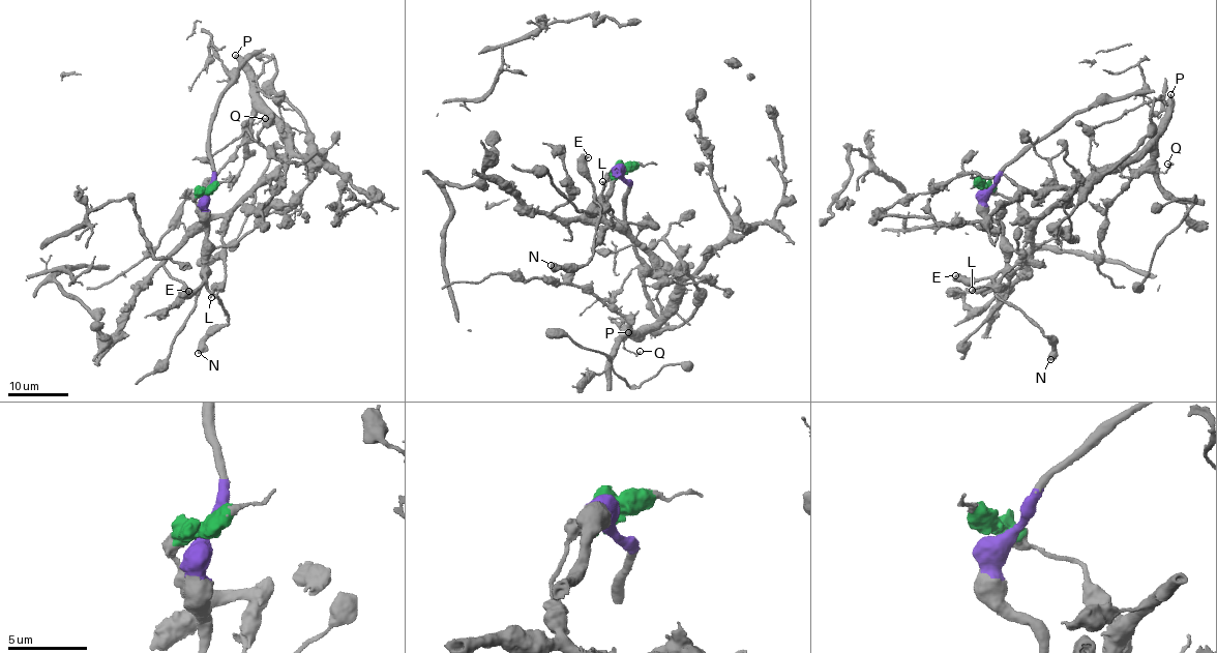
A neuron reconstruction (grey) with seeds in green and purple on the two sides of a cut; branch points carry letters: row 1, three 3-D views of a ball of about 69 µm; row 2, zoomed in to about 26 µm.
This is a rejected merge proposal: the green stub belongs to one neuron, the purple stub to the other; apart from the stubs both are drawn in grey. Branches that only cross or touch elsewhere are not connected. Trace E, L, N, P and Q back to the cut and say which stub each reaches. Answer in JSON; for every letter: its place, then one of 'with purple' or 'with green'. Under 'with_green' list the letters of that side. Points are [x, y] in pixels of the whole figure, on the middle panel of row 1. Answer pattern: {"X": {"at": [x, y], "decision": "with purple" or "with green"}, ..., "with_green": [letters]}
{"E": {"at": [588, 157], "decision": "with purple"}, "L": {"at": [602, 181], "decision": "with green"}, "N": {"at": [551, 265], "decision": "with purple"}, "P": {"at": [628, 332], "decision": "with green"}, "Q": {"at": [640, 351], "decision": "with green"}, "with_green": ["L", "P", "Q"]}

